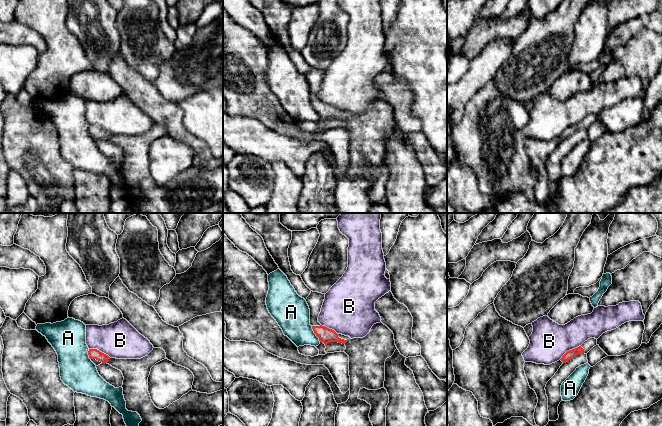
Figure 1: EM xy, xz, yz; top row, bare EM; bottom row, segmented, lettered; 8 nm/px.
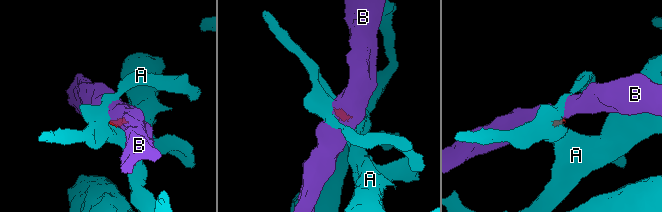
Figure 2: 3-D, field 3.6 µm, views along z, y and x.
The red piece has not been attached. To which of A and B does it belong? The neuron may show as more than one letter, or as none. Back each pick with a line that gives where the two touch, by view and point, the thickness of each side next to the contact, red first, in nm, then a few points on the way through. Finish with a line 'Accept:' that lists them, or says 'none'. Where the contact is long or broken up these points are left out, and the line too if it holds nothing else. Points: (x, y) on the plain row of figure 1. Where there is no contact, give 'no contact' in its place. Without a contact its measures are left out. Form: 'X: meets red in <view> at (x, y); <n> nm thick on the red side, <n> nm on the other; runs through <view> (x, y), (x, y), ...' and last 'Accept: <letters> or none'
Accept: none

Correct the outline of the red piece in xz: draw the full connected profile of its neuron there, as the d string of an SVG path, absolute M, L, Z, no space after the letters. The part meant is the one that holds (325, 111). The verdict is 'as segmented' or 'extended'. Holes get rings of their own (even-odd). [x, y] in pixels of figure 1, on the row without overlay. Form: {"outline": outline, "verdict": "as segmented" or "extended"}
{"outline": "M311 67L306 78L310 85L310 101L320 120L316 122L319 126L318 131L325 131L326 121L329 118L338 118L346 122L343 127L349 132L349 152L350 152L350 171L345 179L338 180L335 190L335 203L338 213L368 213L373 201L369 194L371 181L358 174L362 164L368 166L378 166L384 163L385 157L385 137L391 133L397 125L393 108L382 98L372 102L370 108L363 114L353 114L342 110L337 110L334 106L322 102L318 98L318 93L325 75L325 70Z", "verdict": "extended"}

